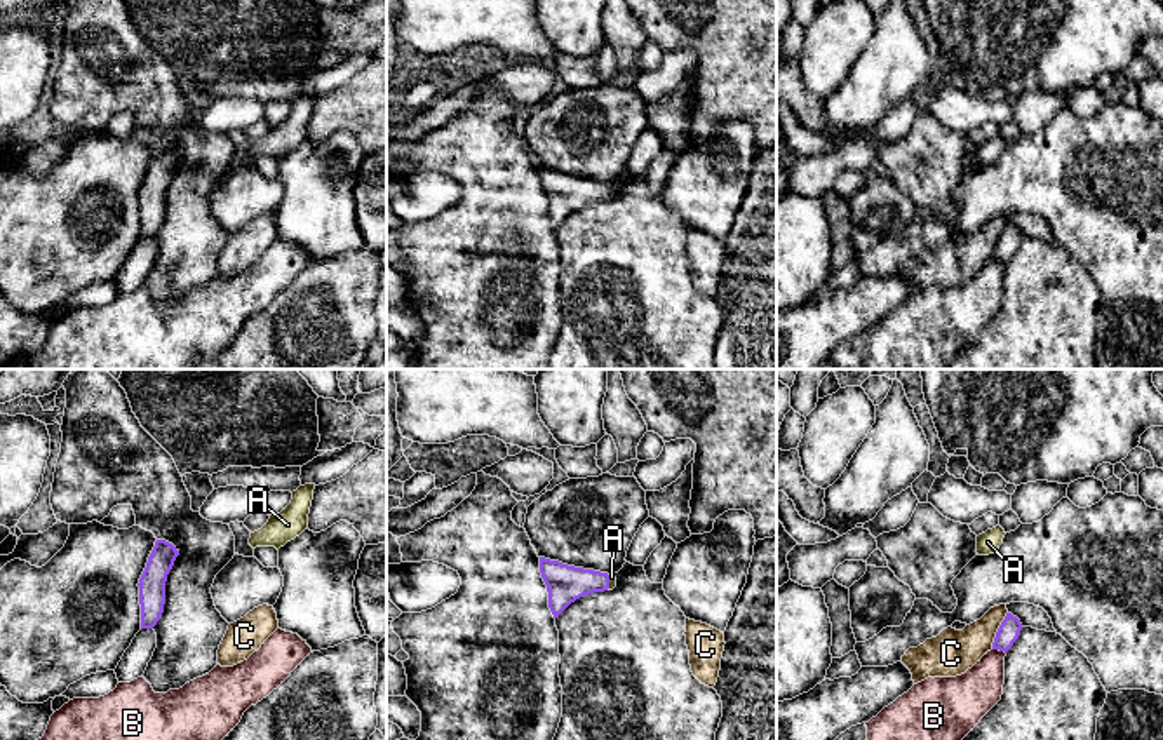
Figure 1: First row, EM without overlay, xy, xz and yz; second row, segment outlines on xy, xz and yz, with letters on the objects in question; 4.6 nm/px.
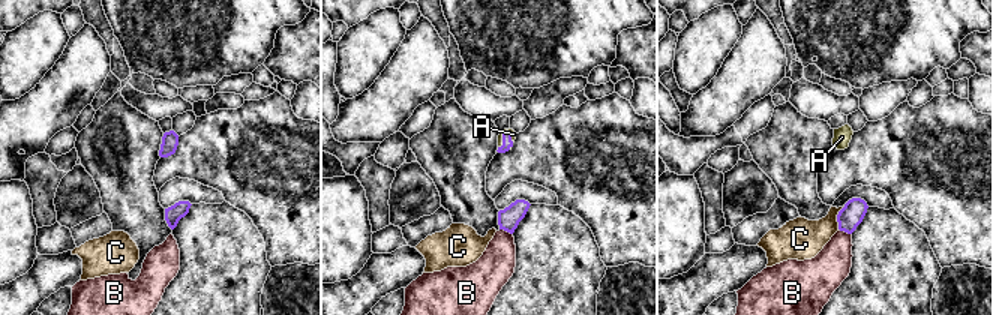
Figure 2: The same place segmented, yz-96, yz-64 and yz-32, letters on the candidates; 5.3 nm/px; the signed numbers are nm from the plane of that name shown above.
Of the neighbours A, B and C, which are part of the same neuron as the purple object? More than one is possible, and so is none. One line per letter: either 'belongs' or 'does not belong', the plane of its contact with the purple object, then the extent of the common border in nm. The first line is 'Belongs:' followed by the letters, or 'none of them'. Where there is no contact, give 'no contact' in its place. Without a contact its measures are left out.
Belongs: A
A: belongs; meets purple in xz; contact 70 nm long
B: does not belong; meets purple in yz; contact 70 nm long
C: does not belong; meets purple in yz; contact 190 nm long

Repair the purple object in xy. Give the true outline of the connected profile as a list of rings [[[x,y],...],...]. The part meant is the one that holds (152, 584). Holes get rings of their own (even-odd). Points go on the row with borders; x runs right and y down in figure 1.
[[[157,540],[148,557],[146,568],[139,578],[141,629],[153,629],[164,613],[165,582],[174,566],[179,550],[165,542]]]

